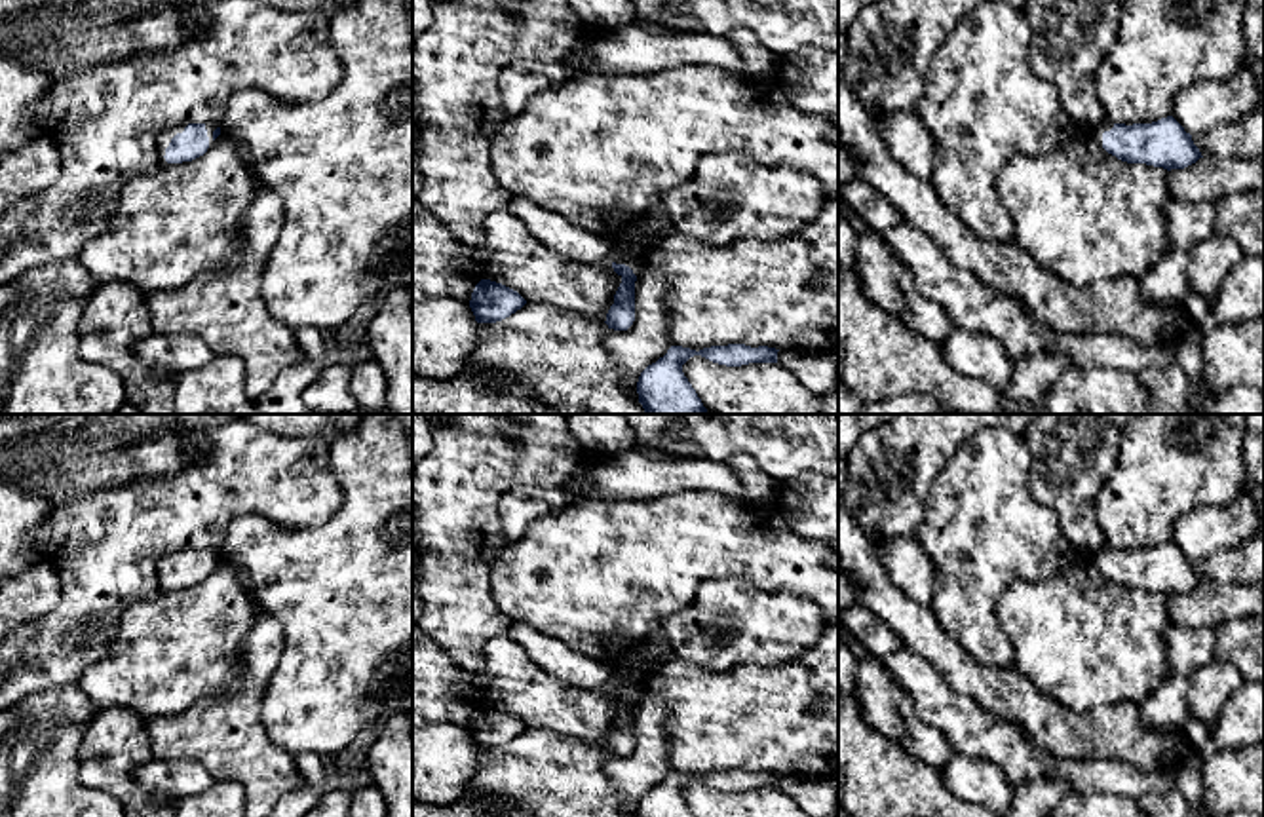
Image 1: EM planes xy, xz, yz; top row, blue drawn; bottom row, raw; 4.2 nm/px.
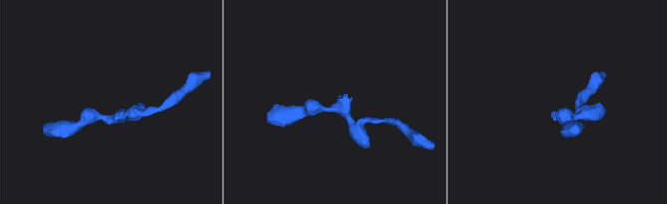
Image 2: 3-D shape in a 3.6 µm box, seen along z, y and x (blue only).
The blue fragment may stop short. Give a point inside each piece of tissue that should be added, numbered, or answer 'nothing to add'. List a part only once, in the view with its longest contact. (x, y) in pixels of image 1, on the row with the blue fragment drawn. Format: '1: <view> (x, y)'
1: xy (162, 141)

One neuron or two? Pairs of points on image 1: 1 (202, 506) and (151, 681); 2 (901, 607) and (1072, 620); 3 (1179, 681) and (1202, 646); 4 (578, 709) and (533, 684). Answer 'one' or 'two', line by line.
1: two
2: two
3: one
4: one

